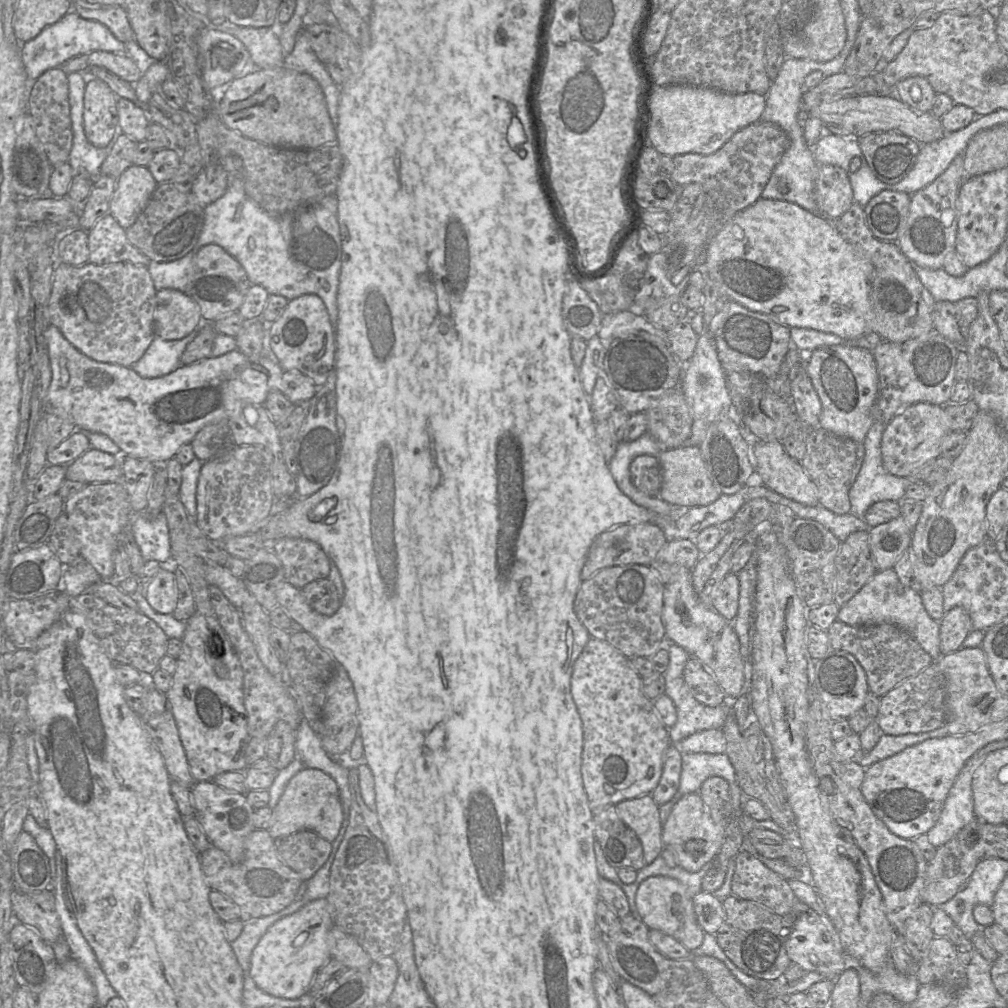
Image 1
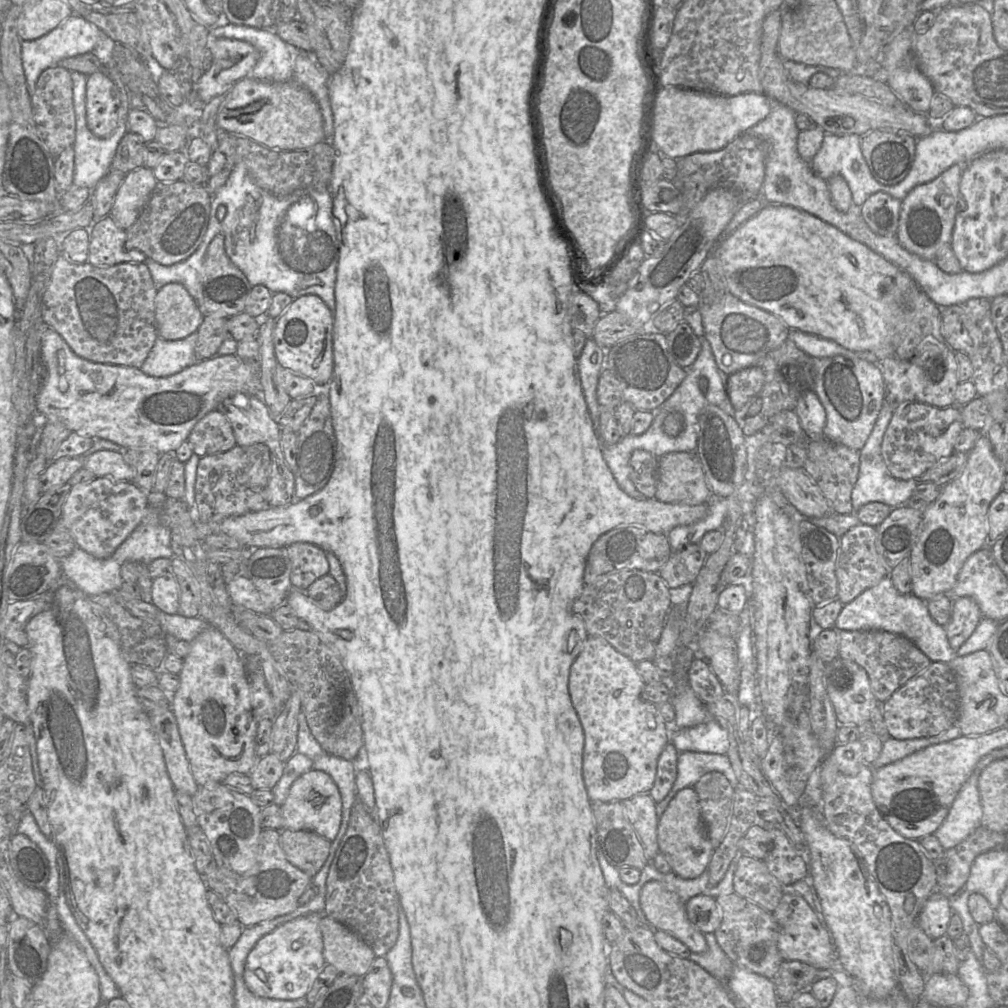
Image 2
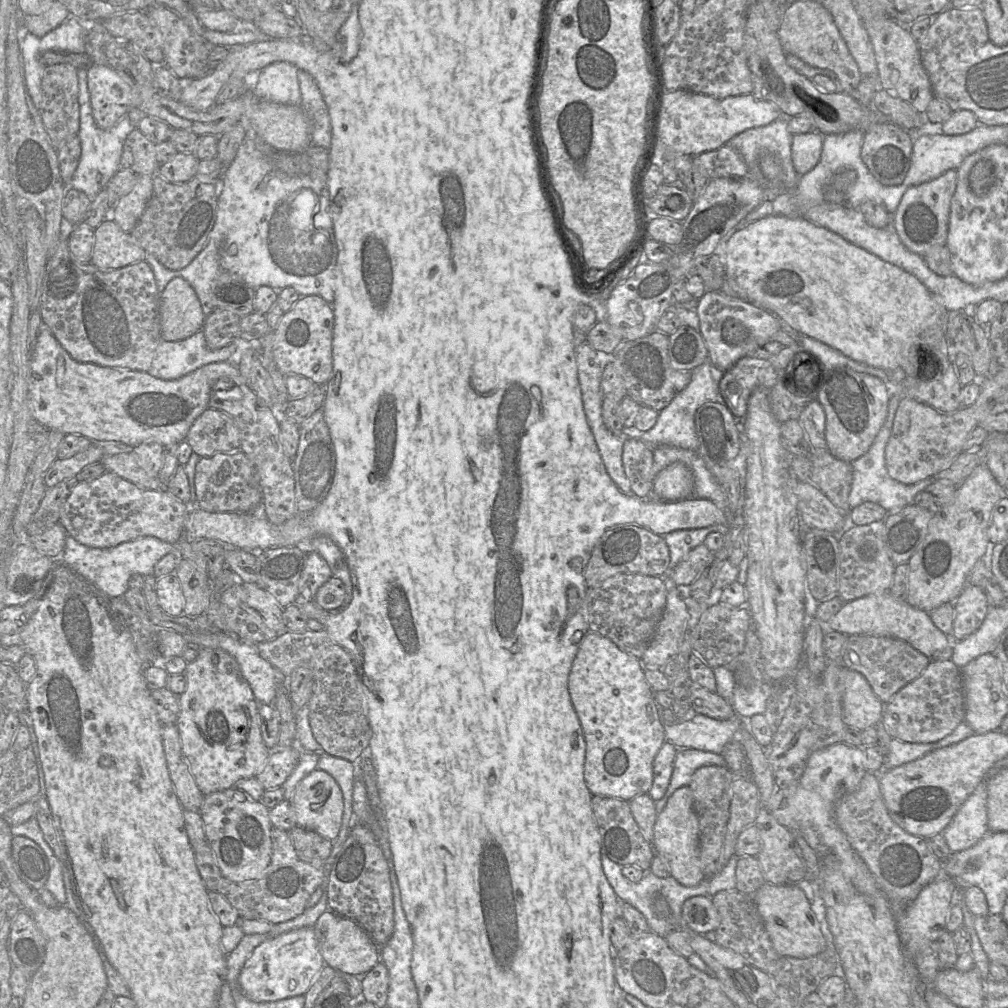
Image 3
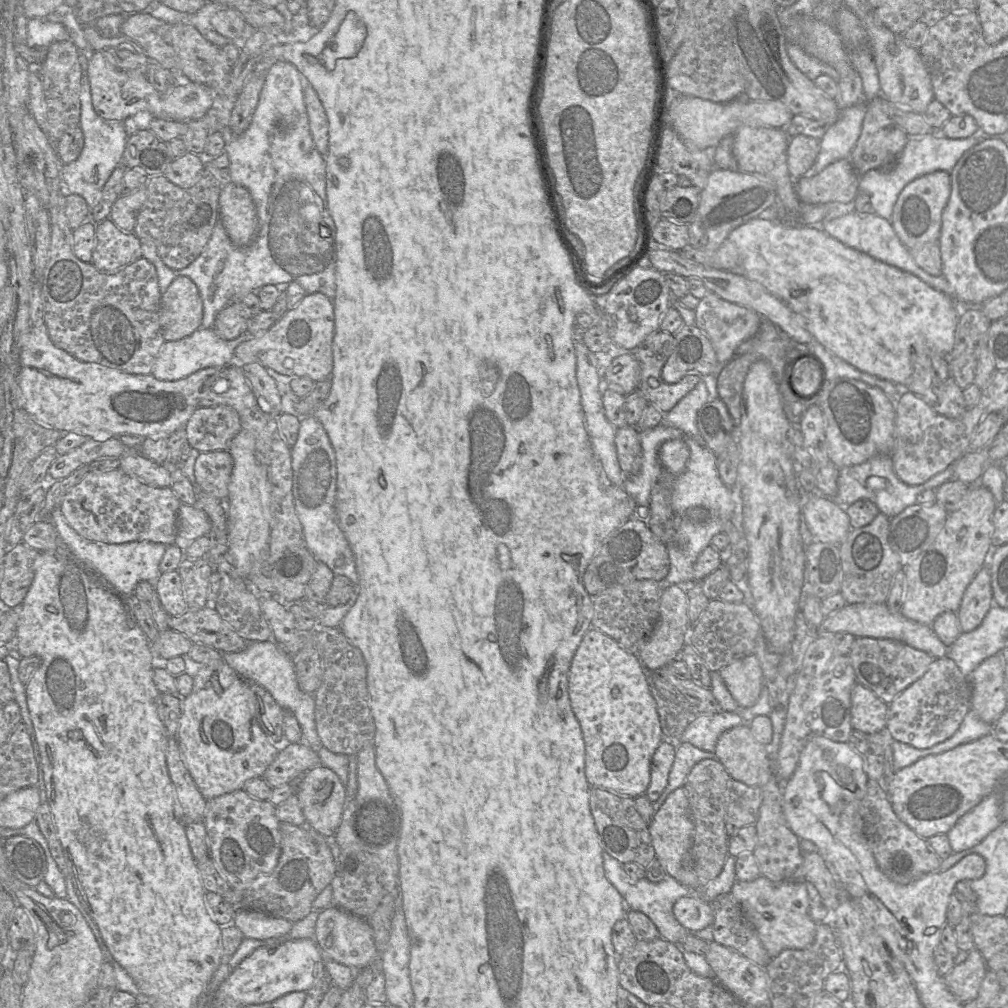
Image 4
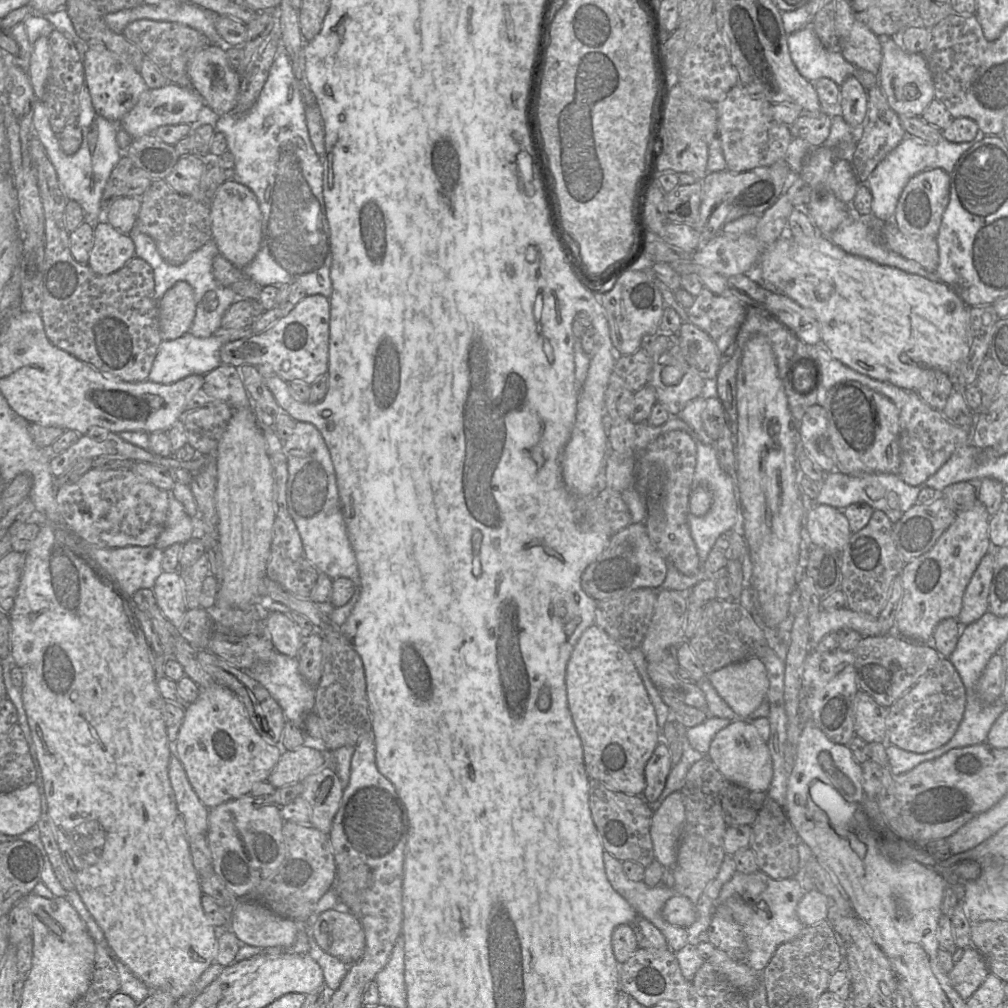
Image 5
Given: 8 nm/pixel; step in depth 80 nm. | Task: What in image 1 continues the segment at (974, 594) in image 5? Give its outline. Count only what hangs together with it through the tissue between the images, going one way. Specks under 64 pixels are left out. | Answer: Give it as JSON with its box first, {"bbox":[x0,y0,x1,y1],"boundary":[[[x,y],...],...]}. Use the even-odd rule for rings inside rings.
{"bbox":[940,606,973,655],"boundary":[[[957,606],[948,611],[940,624],[940,651],[942,655],[959,650],[964,640],[973,630],[967,610]]]}

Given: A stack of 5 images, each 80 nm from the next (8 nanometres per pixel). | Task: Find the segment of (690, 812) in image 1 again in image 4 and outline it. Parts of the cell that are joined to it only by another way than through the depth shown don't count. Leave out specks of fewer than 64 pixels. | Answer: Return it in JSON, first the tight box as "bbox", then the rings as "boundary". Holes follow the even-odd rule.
{"bbox":[649,787,697,886],"boundary":[[[684,787],[677,788],[669,794],[664,804],[654,813],[649,832],[655,850],[656,859],[666,873],[685,886],[697,886],[697,876],[692,868],[690,850],[692,847],[695,826],[690,813],[687,792]]]}

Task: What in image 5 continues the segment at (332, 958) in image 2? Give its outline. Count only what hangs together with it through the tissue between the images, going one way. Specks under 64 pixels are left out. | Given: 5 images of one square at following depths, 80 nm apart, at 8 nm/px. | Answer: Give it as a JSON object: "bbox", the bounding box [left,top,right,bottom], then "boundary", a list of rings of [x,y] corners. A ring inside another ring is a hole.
{"bbox":[313,907,365,965],"boundary":[[[339,907],[313,917],[313,936],[326,953],[350,965],[358,961],[365,950],[365,933],[359,919]]]}

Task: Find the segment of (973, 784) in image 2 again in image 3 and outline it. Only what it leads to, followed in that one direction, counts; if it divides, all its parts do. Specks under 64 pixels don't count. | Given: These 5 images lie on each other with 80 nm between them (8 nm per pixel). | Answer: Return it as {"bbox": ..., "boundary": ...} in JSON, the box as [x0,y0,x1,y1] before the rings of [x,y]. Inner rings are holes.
{"bbox":[941,779,988,853],"boundary":[[[986,779],[964,801],[941,834],[954,853],[972,847],[988,832]]]}

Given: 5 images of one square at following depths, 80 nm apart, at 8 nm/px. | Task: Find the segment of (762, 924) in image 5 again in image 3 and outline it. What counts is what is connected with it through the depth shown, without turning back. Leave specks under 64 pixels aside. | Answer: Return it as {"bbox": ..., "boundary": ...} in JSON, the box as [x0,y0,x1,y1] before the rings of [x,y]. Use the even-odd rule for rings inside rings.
{"bbox":[752,882,827,958],"boundary":[[[766,882],[756,891],[752,899],[780,957],[808,958],[825,950],[827,941],[821,931],[821,925],[804,891],[796,883],[775,885]]]}

